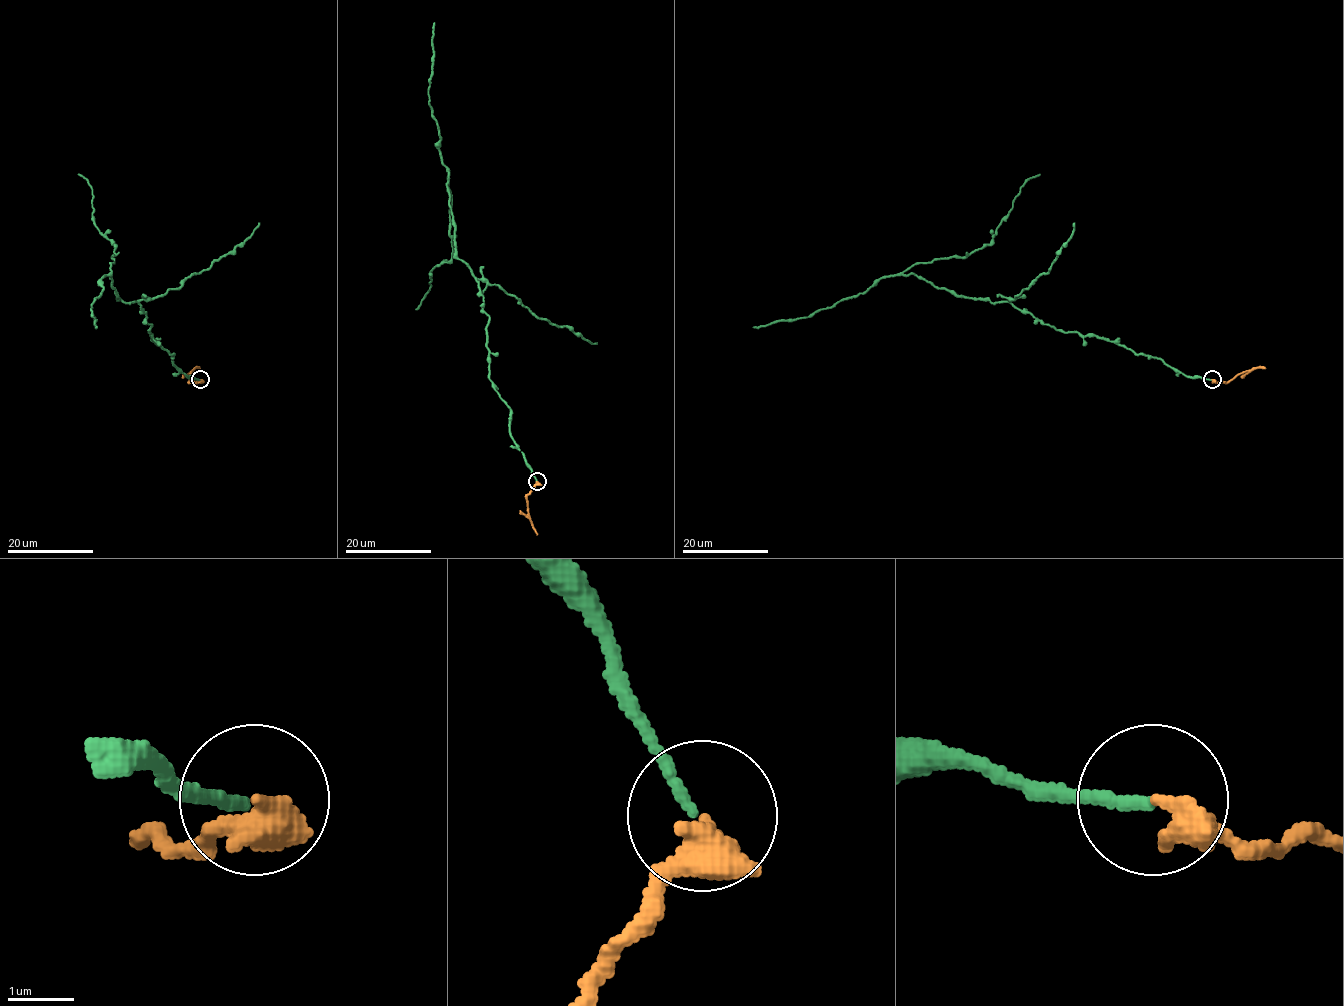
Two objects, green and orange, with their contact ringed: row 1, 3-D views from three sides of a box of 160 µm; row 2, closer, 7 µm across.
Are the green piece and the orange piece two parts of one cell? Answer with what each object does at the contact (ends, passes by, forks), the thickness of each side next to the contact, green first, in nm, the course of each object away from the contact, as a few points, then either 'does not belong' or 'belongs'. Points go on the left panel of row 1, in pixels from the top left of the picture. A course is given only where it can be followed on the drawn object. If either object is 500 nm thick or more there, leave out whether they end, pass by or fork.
green ends | orange passes by | 170/320 nm | green via (199, 379), (152, 339), (137, 302), (117, 297), (115, 245), (93, 220), (92, 188), (78, 174) | orange via (200, 379), (189, 382), (190, 371), (195, 367), (200, 368) | belongs

